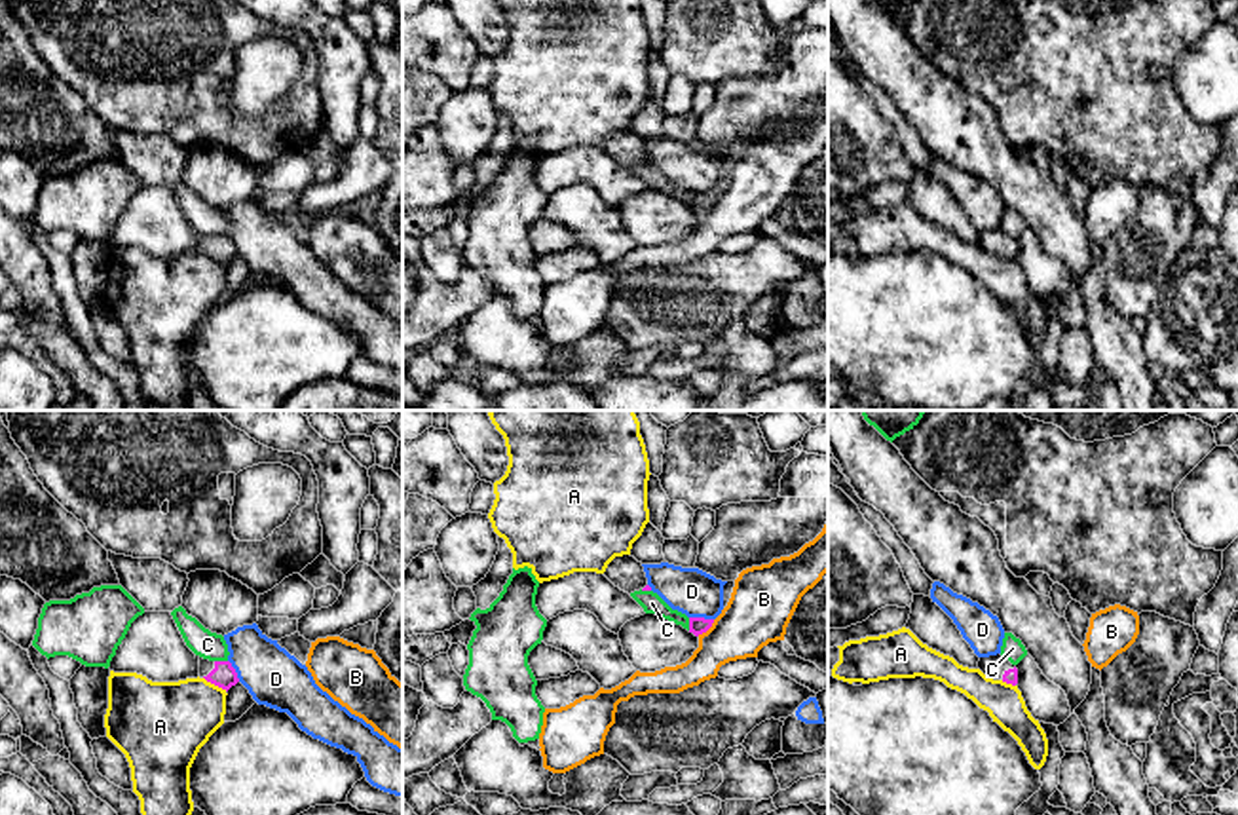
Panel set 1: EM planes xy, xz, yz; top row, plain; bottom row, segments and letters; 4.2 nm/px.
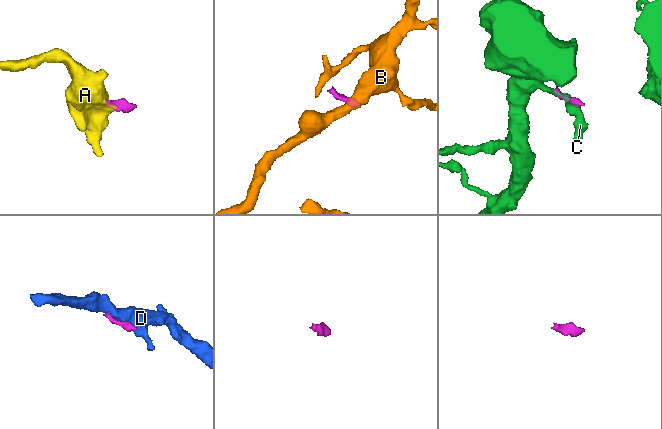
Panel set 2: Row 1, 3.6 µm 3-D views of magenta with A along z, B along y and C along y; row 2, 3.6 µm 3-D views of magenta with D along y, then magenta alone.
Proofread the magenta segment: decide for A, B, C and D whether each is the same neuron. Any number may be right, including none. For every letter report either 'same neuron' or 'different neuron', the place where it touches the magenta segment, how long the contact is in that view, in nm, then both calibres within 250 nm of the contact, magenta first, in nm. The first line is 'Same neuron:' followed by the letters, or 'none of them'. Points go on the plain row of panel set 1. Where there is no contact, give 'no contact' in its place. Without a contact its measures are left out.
Same neuron: none of them
A: different neuron; meets magenta in xy at (215, 259); contact 120 nm long; 100 nm thick on the magenta side, 340 nm on the other
B: different neuron; meets magenta in xz at (707, 204); contact 100 nm long; 80 nm thick on the magenta side, 280 nm on the other
C: different neuron; meets magenta in xy at (221, 236); contact 60 nm long; 100 nm thick on the magenta side, 120 nm on the other
D: different neuron; meets magenta in xz at (701, 192); contact 110 nm long; 80 nm thick on the magenta side, 200 nm on the other

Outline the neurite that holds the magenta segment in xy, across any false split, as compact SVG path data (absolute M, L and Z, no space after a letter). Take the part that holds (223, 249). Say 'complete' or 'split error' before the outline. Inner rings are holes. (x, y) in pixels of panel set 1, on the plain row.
split error; M199 232L199 253L205 253L226 266L239 256L230 236L209 236L203 232Z

